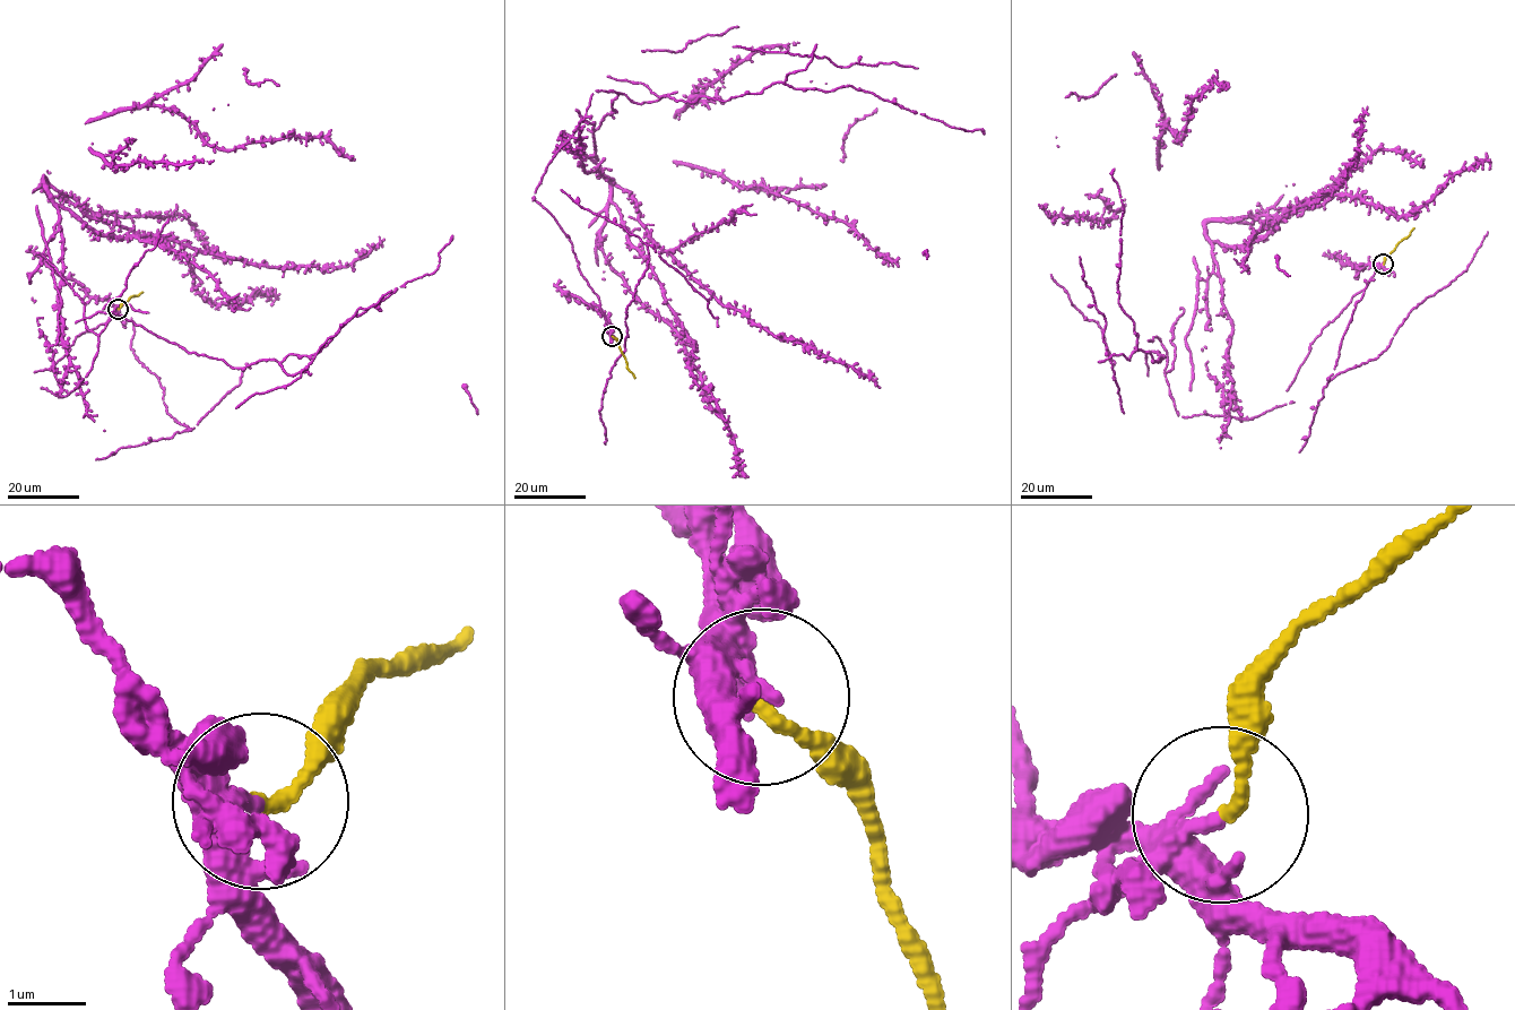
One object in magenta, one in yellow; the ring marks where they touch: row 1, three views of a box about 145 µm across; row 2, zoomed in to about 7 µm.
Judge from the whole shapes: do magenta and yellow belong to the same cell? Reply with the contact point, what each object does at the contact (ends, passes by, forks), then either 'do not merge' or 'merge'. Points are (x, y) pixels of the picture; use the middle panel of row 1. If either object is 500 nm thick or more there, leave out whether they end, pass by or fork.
at (612, 336); magenta forks there; yellow ends there; merge

